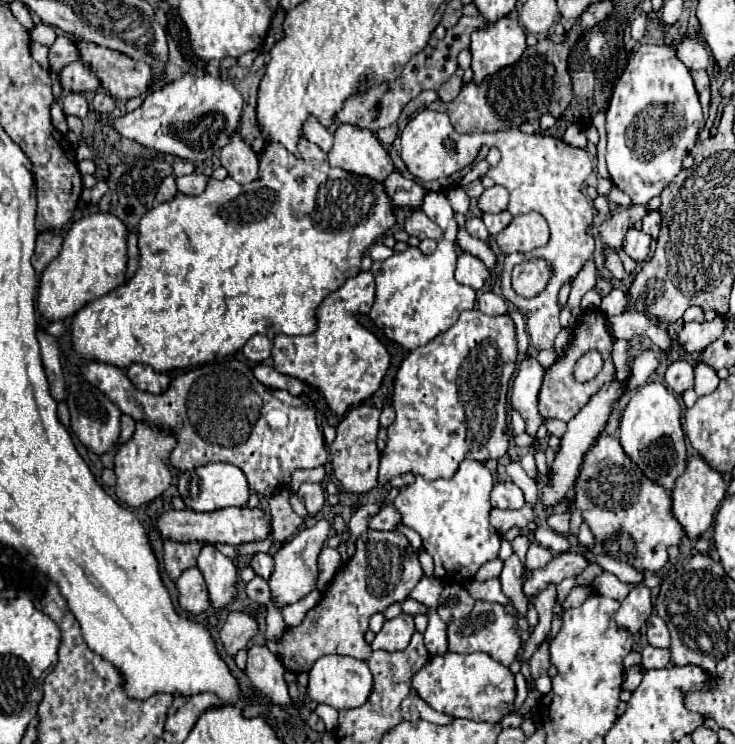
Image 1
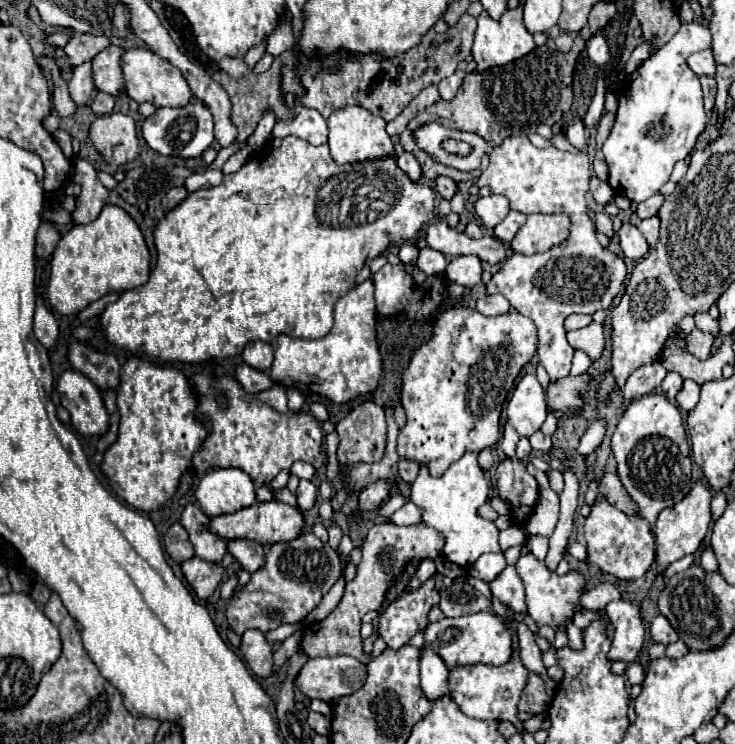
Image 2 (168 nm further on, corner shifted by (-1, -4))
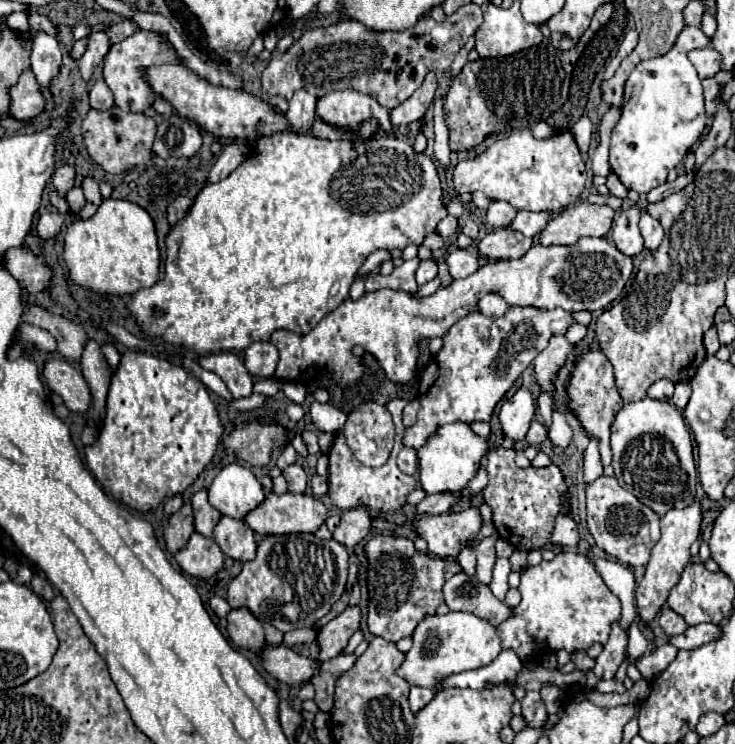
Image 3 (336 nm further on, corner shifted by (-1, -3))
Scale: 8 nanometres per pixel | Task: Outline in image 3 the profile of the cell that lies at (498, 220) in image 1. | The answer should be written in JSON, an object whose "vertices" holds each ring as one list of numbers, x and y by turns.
{"vertices":[[520,210,516,214,516,218,512,220,510,228,516,232,522,232,528,238,534,238,540,232,540,228,544,228,544,224,548,222,548,216,550,216,550,212,538,212,536,214,536,212]]}

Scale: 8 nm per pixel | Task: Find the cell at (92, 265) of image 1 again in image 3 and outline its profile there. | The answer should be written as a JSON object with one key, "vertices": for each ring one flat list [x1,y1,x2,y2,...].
{"vertices":[[106,198,98,212,88,220,74,220,64,236,64,264,68,268,70,280,90,292,96,294,110,294,110,296,130,296,138,288,148,288,158,282,158,266,160,266,160,252,154,222,144,208,132,204,128,200,114,200]]}

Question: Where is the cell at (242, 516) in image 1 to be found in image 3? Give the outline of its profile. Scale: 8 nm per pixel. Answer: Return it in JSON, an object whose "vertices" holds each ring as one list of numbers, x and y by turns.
{"vertices":[[270,492,258,508,254,508,252,512,248,512,244,516,244,522,252,528,252,532,256,532,260,536,316,532,324,520,326,520,326,506,322,504,322,500,312,498,308,494,290,494,290,492,286,492,286,494]]}

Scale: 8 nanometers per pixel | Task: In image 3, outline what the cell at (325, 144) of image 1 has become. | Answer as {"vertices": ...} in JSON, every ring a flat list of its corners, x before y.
{"vertices":[[300,90,290,100,286,120,292,130,310,130,316,120,316,96]]}

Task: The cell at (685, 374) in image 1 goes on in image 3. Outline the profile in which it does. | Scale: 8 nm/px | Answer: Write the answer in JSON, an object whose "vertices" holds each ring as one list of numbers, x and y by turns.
{"vertices":[[656,380,648,388,648,396,654,400,670,400,674,394,674,382,672,380]]}

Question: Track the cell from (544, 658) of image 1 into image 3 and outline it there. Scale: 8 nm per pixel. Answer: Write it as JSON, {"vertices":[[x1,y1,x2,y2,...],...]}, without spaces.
{"vertices":[[526,692,526,696,522,698,520,704,522,704,522,716,528,722,528,726,540,728,546,722,548,714,546,714,544,702,540,698,540,692]]}

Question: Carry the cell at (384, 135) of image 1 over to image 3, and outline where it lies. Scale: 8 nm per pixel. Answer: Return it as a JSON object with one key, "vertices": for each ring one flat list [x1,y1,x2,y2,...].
{"vertices":[[430,72,430,74,424,78,422,86,420,86,404,104,400,104,398,108,394,108,394,110,390,112,392,124,394,124,394,126,400,126,400,124,410,124,410,122,420,120,420,118,426,114,426,110,430,108,434,96,436,96,436,88,438,88,436,76]]}

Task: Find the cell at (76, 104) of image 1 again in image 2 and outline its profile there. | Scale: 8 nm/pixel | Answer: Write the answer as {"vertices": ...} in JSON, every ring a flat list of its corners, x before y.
{"vertices":[[86,61,84,65,74,67,74,73,72,73,72,79,70,79,68,87,70,87,70,97,74,99,76,105,86,105,90,101,92,91,94,91,90,61]]}

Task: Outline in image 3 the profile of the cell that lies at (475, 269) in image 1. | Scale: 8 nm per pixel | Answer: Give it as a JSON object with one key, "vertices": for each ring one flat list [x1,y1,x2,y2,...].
{"vertices":[[462,248,452,250,448,254,448,258,446,258,446,264,448,264,450,276,456,278,456,280,458,278,466,278,466,276,474,274,480,268,474,250,462,250]]}

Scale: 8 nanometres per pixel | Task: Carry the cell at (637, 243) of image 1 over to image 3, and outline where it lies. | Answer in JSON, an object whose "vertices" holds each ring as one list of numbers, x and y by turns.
{"vertices":[[636,206,622,210,612,222,612,240,626,256,638,256,644,250,644,240,638,230,640,210]]}

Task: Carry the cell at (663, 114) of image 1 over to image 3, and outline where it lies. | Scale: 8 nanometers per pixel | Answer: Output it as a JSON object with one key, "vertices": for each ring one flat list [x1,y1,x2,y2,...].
{"vertices":[[686,26,678,34,678,38,668,54,644,60,632,70,632,74,626,82,626,88,624,88,622,116,610,136,610,166,612,166,612,172,620,178,620,182,628,190,634,190,638,194,648,194,652,188,664,184,668,172,688,154,688,150,702,136,702,130,706,128,702,84,700,84,696,68,692,66,692,62,688,60,686,54,694,48,706,48,706,46,710,46,710,38,702,32,702,28]]}

